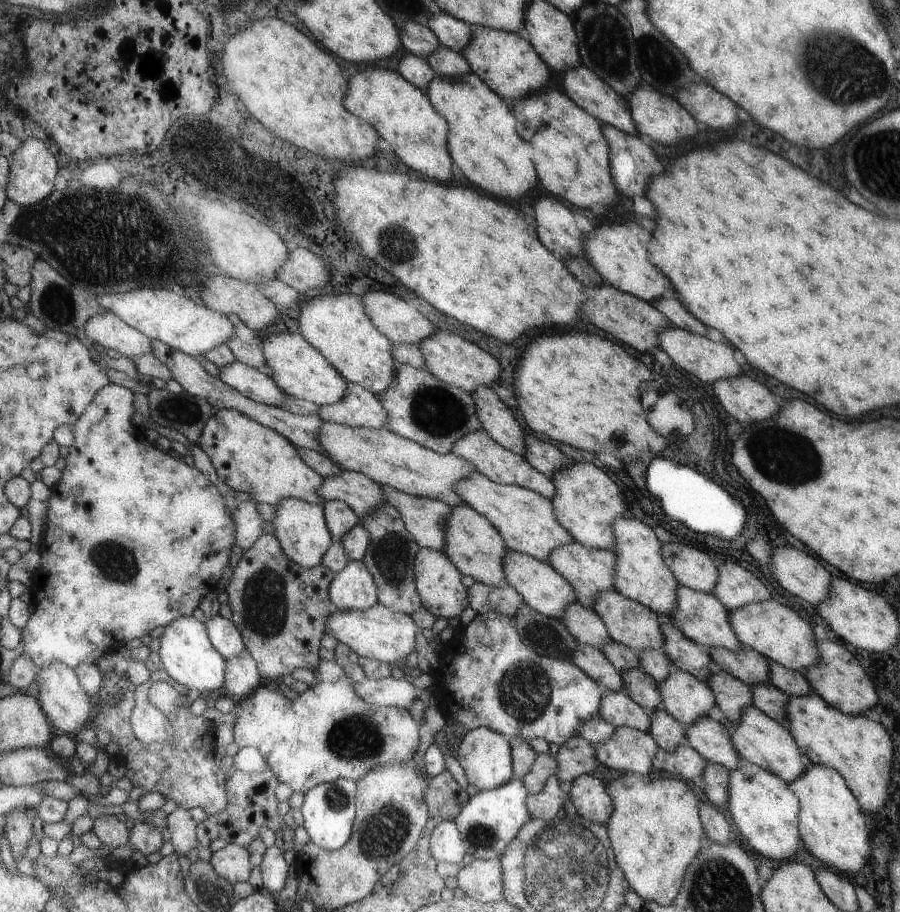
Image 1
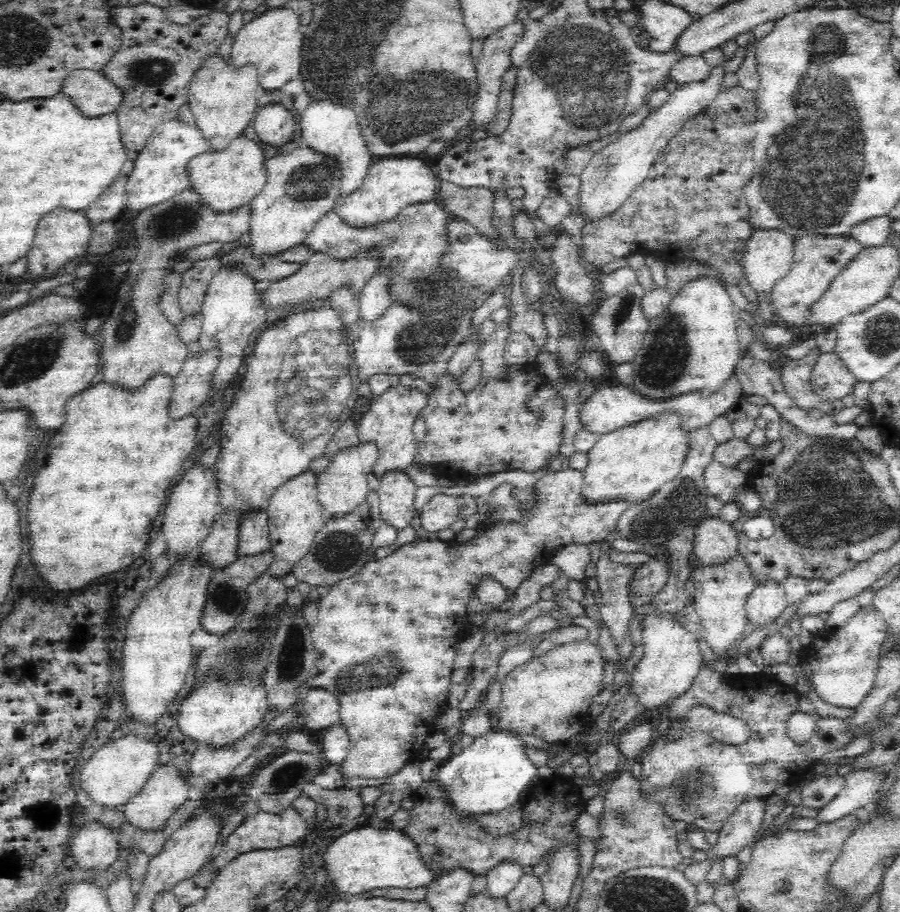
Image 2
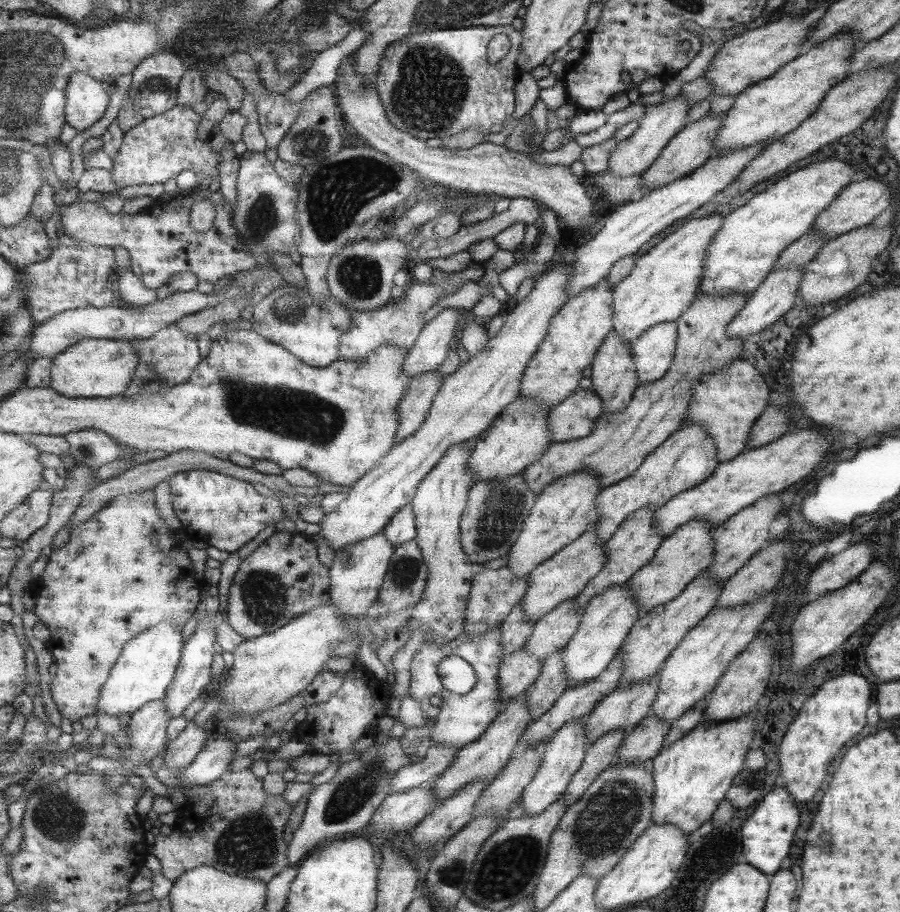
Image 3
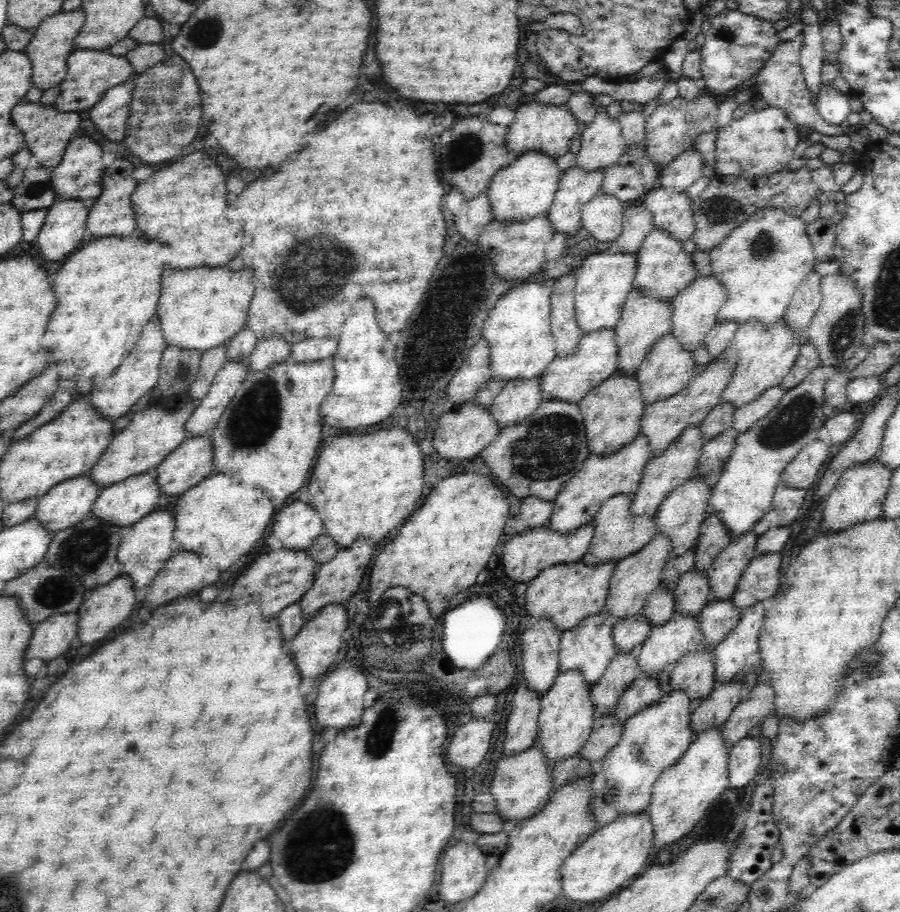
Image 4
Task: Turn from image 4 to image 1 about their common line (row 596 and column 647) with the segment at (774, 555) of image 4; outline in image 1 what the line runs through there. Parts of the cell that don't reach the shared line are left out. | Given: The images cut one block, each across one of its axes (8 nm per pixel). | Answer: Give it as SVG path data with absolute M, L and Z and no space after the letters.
M621 727L594 747L599 763L622 773L637 775L651 772L655 754L660 749L648 733Z

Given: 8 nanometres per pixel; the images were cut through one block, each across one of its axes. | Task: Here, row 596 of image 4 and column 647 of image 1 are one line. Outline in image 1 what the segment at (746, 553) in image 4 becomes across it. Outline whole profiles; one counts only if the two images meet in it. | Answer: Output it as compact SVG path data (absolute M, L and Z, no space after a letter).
M602 691L602 706L598 715L604 722L611 724L615 729L631 728L639 732L649 732L651 715L635 704L624 691Z

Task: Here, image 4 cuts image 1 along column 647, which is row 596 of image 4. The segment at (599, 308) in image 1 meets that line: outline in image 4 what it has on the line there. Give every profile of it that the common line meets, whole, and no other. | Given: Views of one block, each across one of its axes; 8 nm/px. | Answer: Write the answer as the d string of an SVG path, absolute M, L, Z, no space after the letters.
M358 539L348 548L340 546L334 558L319 566L319 572L315 575L311 591L303 594L299 601L307 620L310 620L318 612L318 609L330 603L344 603L347 598L359 592L362 580L372 562L372 552L374 552L374 546L370 546L370 542L362 542Z

